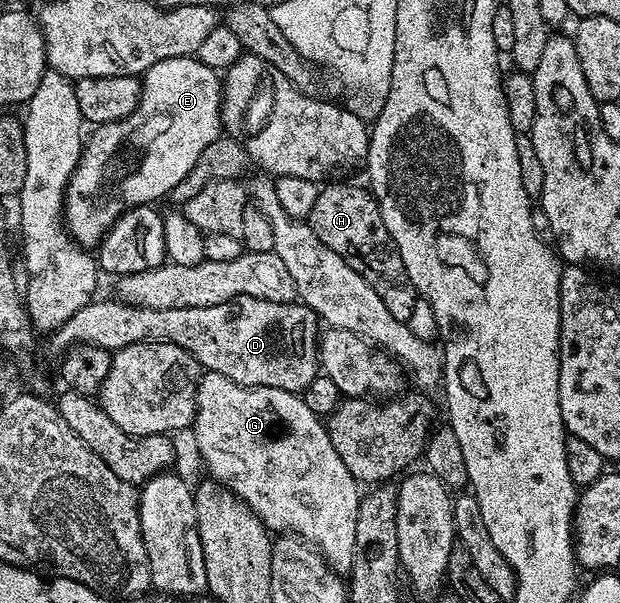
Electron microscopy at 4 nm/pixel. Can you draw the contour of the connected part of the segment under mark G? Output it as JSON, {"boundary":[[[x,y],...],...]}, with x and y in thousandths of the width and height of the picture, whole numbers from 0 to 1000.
{"boundary":[[[332,614],[319,630],[316,670],[310,715],[319,753],[339,778],[337,791],[394,829],[431,879],[466,882],[485,892],[526,927],[540,952],[563,954],[574,909],[581,801],[555,776],[548,750],[535,743],[526,700],[490,670],[485,652],[473,653],[458,643],[389,640],[355,617]]]}

